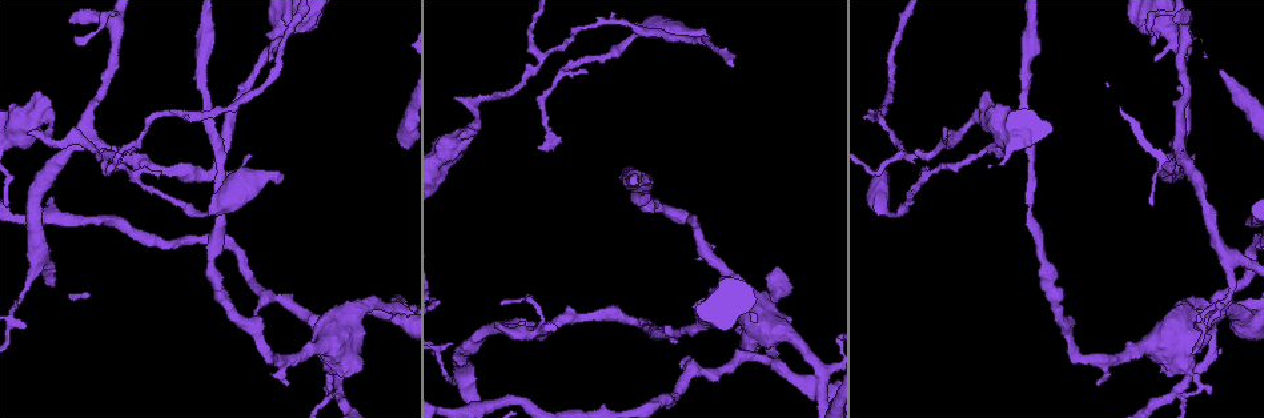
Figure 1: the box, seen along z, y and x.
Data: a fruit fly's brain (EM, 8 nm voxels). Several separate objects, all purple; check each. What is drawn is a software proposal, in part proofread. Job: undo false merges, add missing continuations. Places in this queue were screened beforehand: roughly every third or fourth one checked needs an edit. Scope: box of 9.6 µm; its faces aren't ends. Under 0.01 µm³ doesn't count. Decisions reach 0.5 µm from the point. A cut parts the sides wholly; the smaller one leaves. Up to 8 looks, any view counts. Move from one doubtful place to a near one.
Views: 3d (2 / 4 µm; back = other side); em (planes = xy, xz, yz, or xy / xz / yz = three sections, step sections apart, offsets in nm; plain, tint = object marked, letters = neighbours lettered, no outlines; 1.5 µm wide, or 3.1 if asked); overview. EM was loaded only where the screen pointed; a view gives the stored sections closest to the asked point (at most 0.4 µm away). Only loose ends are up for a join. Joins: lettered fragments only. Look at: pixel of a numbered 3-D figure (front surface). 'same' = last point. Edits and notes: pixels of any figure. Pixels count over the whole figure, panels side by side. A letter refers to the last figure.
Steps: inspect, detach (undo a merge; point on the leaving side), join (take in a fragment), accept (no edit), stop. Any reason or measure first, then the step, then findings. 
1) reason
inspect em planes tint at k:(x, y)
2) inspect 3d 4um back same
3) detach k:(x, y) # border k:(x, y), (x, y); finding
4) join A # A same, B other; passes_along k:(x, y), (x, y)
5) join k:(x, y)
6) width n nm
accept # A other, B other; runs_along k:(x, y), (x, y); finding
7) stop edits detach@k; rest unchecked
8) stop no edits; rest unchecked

free end
inspect 3d 4um at 1:(282, 174)

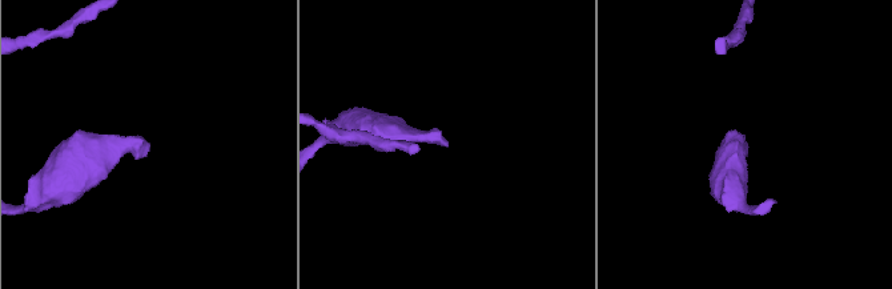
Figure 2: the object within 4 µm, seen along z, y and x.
inspect em planes letters at 2:(149, 144)

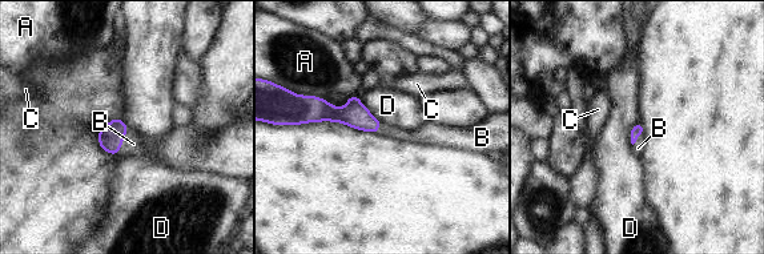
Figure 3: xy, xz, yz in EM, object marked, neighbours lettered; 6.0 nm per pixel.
join B # A other, B same, C other, D other; passes_along 3:(111, 137), (121, 142), (133, 144); it goes on there

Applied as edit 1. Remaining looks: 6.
thin arm on a thick one
inspect 3d 2um back at 1:(336, 394)

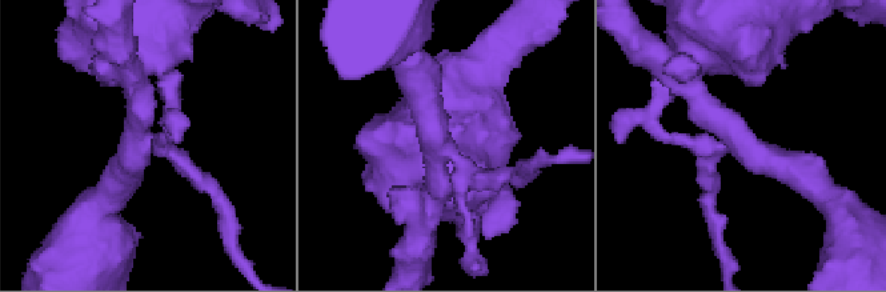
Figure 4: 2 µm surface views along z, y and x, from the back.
inspect em xy step 4 tint at 4:(448, 175)

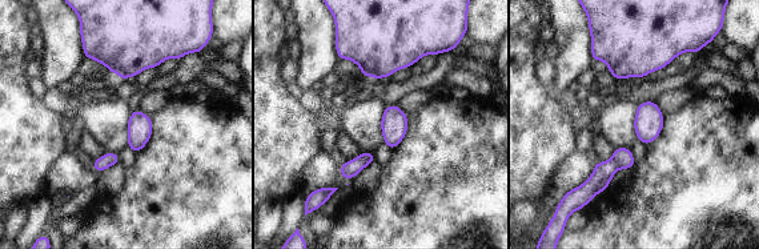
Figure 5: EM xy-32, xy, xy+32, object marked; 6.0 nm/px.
inspect em planes letters same

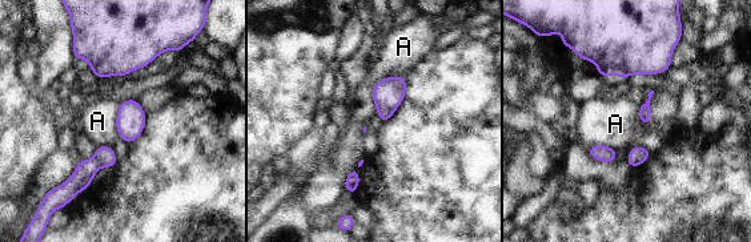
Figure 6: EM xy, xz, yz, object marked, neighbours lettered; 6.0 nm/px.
detach 6:(85, 169) # A other; border 6:(93, 157), (101, 166); a second neuron is stuck on

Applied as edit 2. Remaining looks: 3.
stop edits join@3, detach@6; rest unchecked

